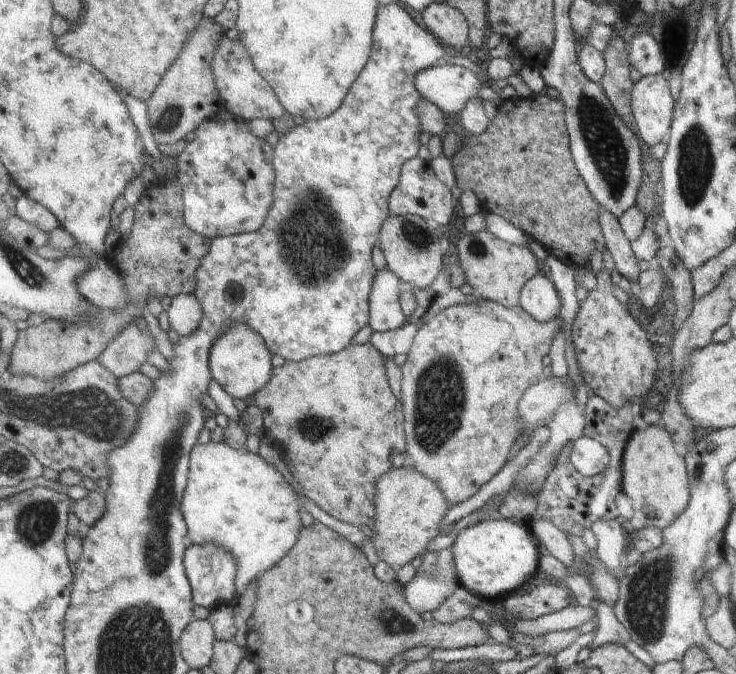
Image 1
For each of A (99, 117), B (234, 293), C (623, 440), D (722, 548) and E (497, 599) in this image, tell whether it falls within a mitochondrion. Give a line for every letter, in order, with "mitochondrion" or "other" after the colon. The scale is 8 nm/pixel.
A: other
B: other
C: other
D: other
E: other

